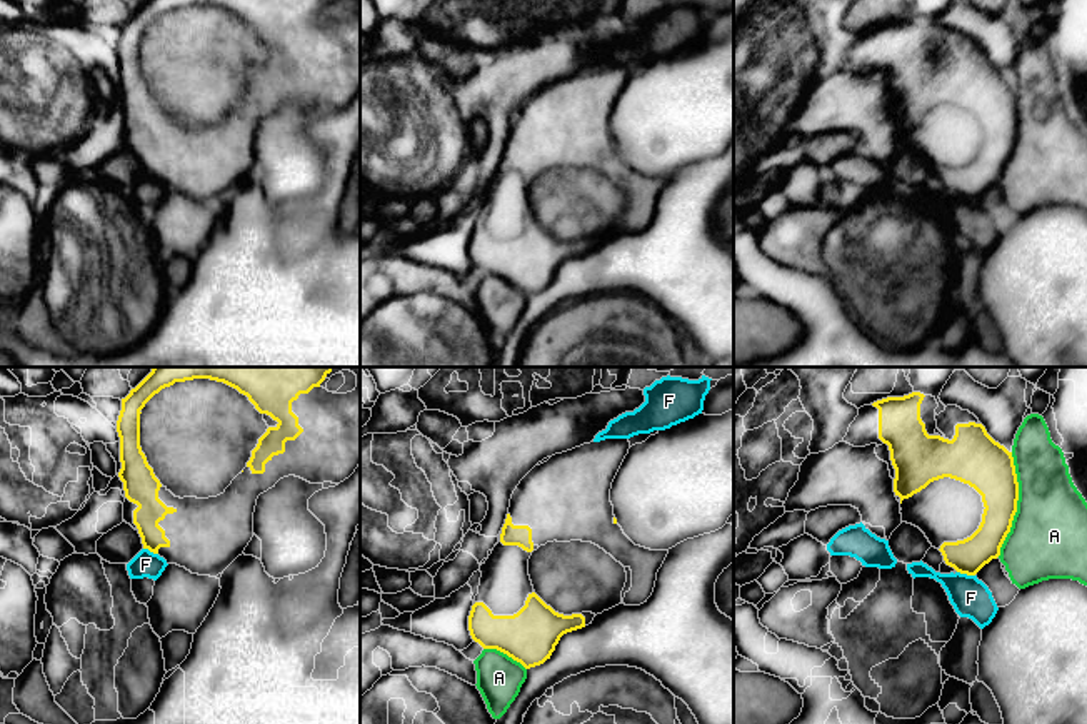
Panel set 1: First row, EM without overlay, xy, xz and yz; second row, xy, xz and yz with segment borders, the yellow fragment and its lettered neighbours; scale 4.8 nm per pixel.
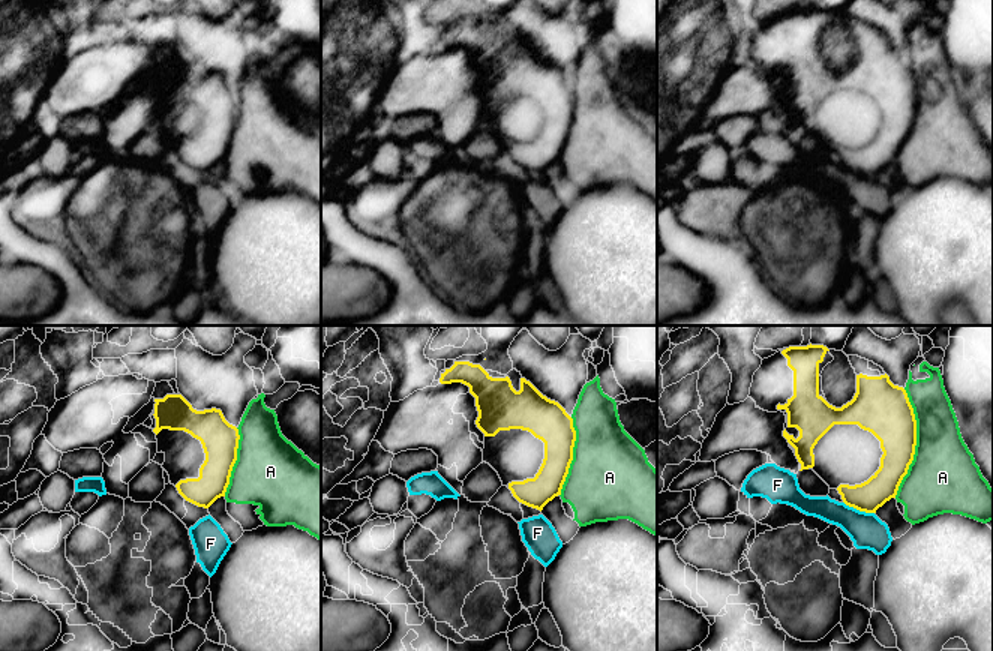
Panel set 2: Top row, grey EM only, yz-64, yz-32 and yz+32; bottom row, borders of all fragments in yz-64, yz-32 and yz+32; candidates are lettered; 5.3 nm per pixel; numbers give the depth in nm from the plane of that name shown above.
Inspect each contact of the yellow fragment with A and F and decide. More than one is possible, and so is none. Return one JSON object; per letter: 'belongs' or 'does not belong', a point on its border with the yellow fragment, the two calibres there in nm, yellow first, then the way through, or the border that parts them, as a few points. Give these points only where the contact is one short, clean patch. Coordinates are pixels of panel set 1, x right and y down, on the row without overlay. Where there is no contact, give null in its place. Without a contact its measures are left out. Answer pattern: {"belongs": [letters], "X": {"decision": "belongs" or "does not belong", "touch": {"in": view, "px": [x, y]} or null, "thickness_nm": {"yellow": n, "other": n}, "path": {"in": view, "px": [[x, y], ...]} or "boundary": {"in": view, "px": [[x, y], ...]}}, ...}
{"belongs": [], "A": {"decision": "does not belong", "touch": {"in": "yz", "px": [1016, 130]}, "thickness_nm": {"yellow": 240, "other": 380}}, "F": {"decision": "does not belong", "touch": {"in": "yz", "px": [966, 199]}, "thickness_nm": {"yellow": 170, "other": 190}}}

